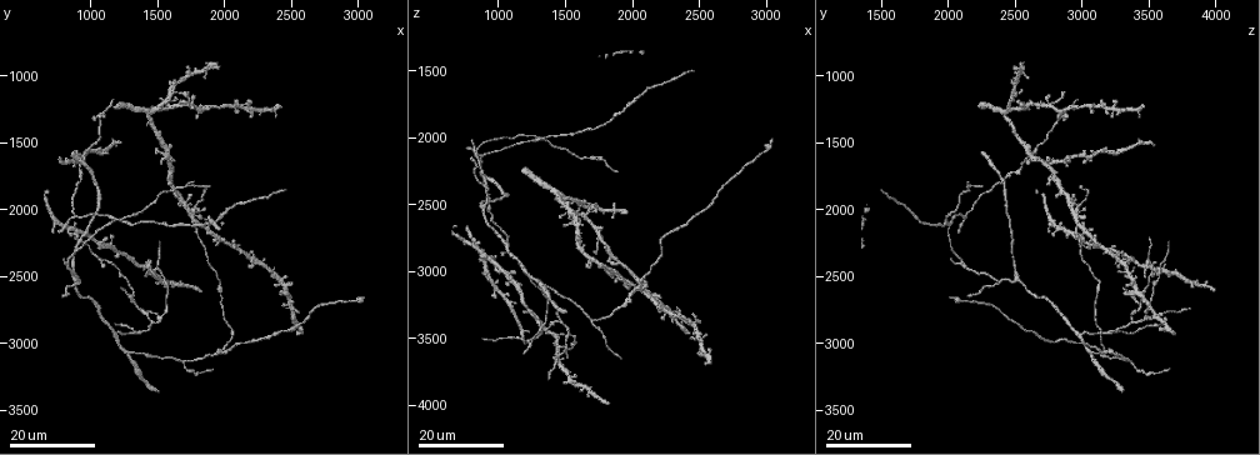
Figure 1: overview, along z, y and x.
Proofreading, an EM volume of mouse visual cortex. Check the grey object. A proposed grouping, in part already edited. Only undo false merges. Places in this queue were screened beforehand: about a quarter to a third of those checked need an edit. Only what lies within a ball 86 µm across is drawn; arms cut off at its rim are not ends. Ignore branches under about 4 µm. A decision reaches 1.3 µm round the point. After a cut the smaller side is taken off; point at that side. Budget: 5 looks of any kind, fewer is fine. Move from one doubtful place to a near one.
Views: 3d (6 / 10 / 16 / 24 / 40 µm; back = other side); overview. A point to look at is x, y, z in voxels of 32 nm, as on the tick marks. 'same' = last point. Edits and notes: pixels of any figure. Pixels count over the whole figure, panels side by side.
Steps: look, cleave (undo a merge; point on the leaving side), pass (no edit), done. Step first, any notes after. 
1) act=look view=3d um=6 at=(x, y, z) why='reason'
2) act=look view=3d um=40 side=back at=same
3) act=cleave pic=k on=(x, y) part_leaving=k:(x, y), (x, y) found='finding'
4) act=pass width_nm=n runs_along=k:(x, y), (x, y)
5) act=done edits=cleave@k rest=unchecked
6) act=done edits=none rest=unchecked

act=look view=3d um=24 at=(1460, 2860, 3380) why='three arms meet'

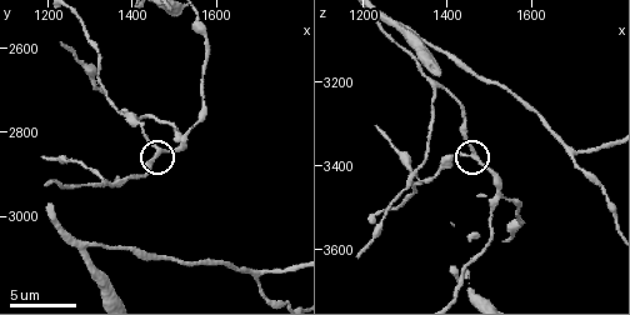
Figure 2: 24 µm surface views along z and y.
act=look view=3d um=10 at=(1455, 2840, 3375)

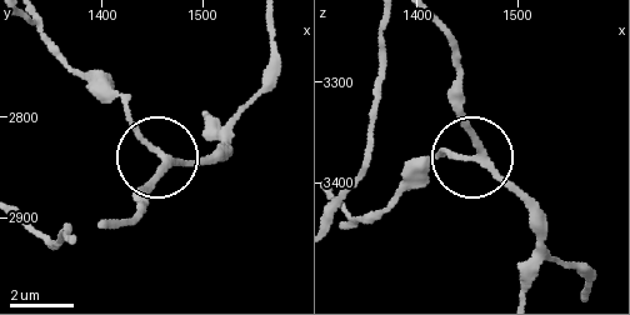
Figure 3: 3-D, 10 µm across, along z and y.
act=pass runs_along=3:(430, 23), (455, 64), (455, 104), (474, 158), (418, 160) found='all the same cell'

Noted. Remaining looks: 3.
act=look view=3d um=10 at=(1330, 2700, 3430) why='branch point'

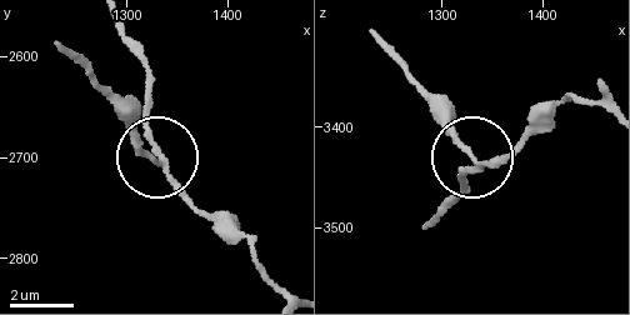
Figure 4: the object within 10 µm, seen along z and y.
act=cleave pic=4 on=(135, 135) part_leaving=4:(159, 159), (129, 113), (59, 43) found='a second cell is stuck on'

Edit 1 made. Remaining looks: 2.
act=done edits=cleave@4 rest=unchecked

